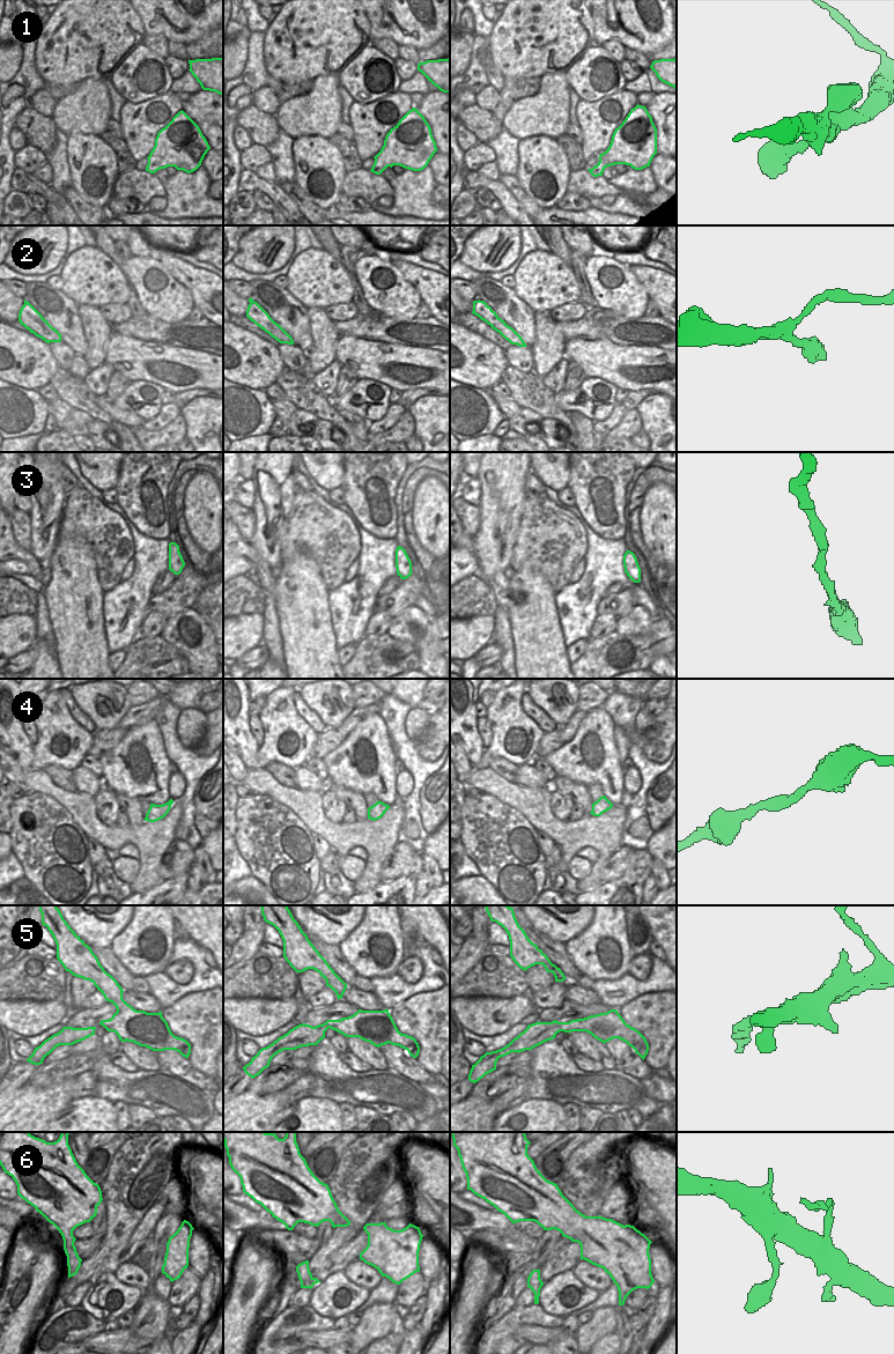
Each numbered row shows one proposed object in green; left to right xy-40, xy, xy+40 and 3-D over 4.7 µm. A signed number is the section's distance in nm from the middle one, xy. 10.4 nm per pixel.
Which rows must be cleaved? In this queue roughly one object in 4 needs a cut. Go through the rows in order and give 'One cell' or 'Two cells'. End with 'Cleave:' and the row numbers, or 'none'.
1: One cell
2: One cell
3: Two cells
4: One cell
5: One cell
6: One cell
Cleave: 3

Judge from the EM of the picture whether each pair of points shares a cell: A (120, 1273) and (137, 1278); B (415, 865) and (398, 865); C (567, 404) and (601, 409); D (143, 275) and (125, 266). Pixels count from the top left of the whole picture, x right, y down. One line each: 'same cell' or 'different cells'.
A: same cell
B: different cells
C: same cell
D: same cell

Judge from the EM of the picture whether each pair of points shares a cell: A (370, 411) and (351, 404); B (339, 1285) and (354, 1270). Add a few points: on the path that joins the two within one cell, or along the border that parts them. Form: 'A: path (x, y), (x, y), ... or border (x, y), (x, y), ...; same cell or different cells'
A: path (366, 411), (361, 406), (355, 406); same cell
B: border (344, 1271), (344, 1274), (351, 1281), (369, 1290); different cells

